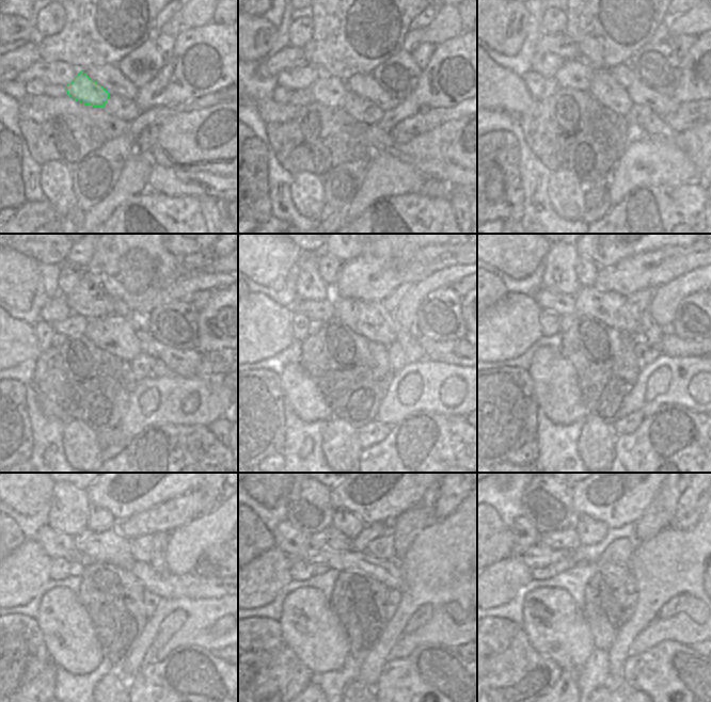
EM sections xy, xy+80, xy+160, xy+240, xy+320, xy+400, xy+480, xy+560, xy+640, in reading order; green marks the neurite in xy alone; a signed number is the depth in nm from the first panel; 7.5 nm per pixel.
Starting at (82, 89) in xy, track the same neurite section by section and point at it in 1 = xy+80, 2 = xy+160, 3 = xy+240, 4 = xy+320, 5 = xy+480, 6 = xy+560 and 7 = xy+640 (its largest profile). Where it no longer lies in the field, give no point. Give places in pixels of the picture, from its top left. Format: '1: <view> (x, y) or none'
1: xy+80 (329, 91)
2: xy+160 (572, 74)
3: xy+240 (84, 315)
4: xy+320 (325, 312)
5: xy+480 (56, 543)
6: xy+560 (291, 542)
7: xy+640 (524, 535)

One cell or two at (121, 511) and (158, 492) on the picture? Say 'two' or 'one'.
one

